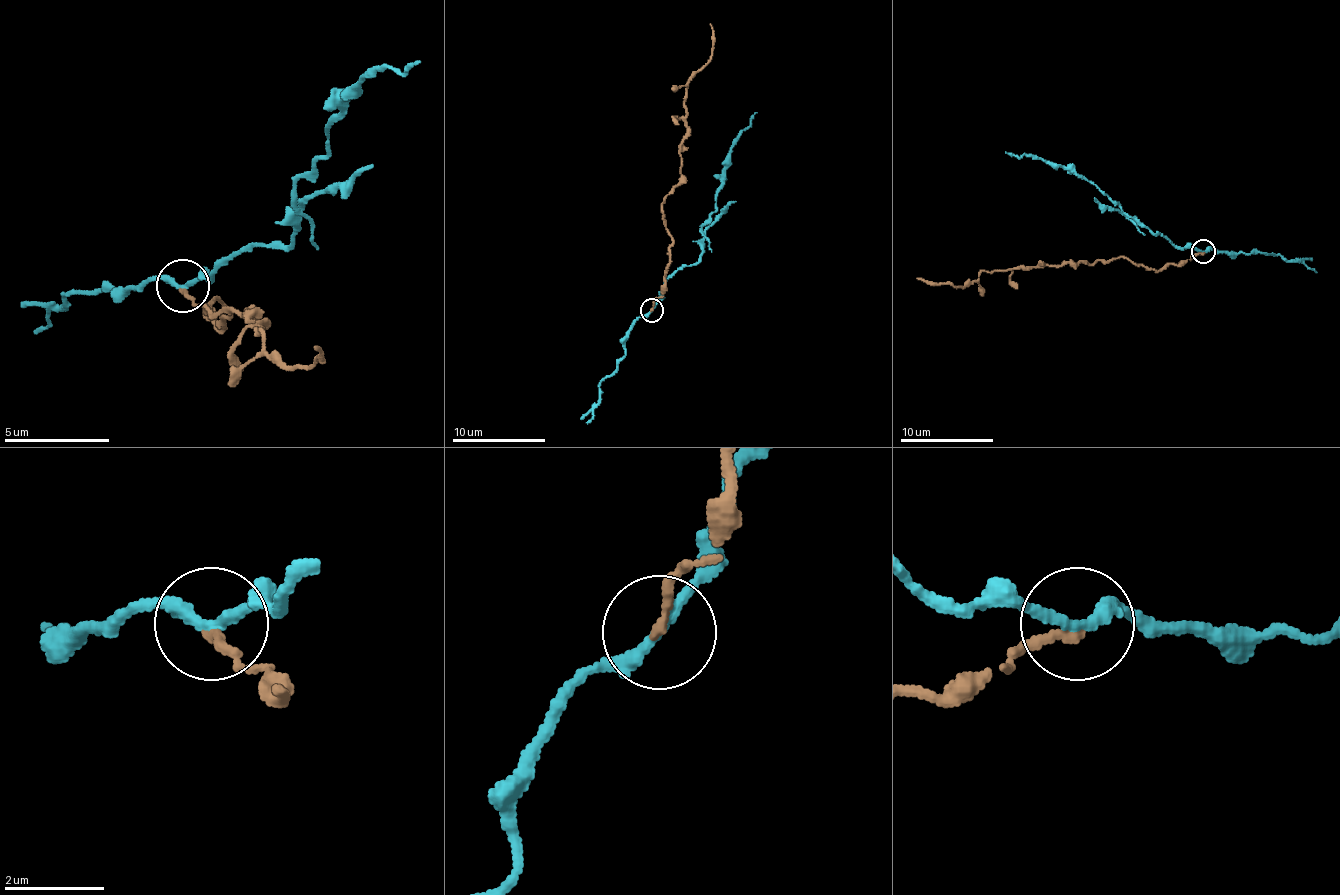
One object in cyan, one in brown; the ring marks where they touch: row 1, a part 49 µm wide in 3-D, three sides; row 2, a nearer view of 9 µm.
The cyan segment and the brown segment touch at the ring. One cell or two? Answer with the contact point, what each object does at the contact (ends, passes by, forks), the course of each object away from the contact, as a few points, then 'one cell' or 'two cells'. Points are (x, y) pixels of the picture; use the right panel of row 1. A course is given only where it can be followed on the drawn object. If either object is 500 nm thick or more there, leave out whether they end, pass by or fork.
place (1203, 251); cyan passes by; brown ends; course cyan (1202, 250), (1177, 248), (1163, 236), (1137, 225), (1102, 192), (1062, 166), (1050, 166), (1006, 152); course brown (1202, 253), (1160, 269), (1132, 264), (1125, 257), (983, 271), (966, 285), (917, 278); two cells

